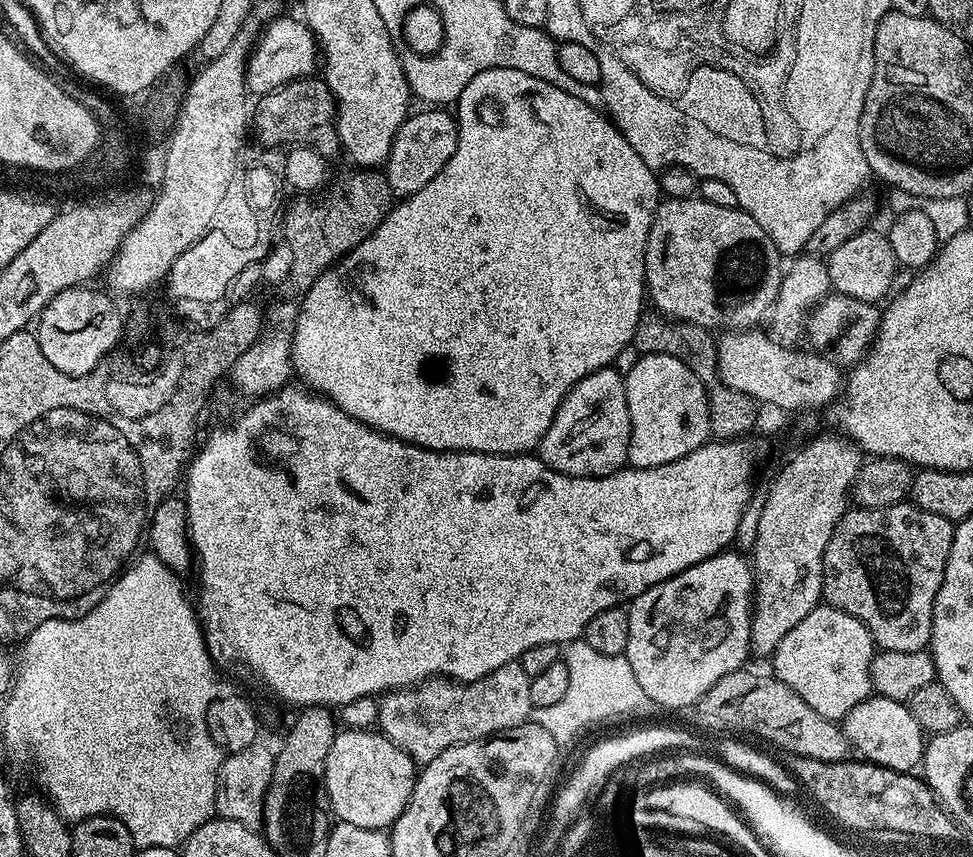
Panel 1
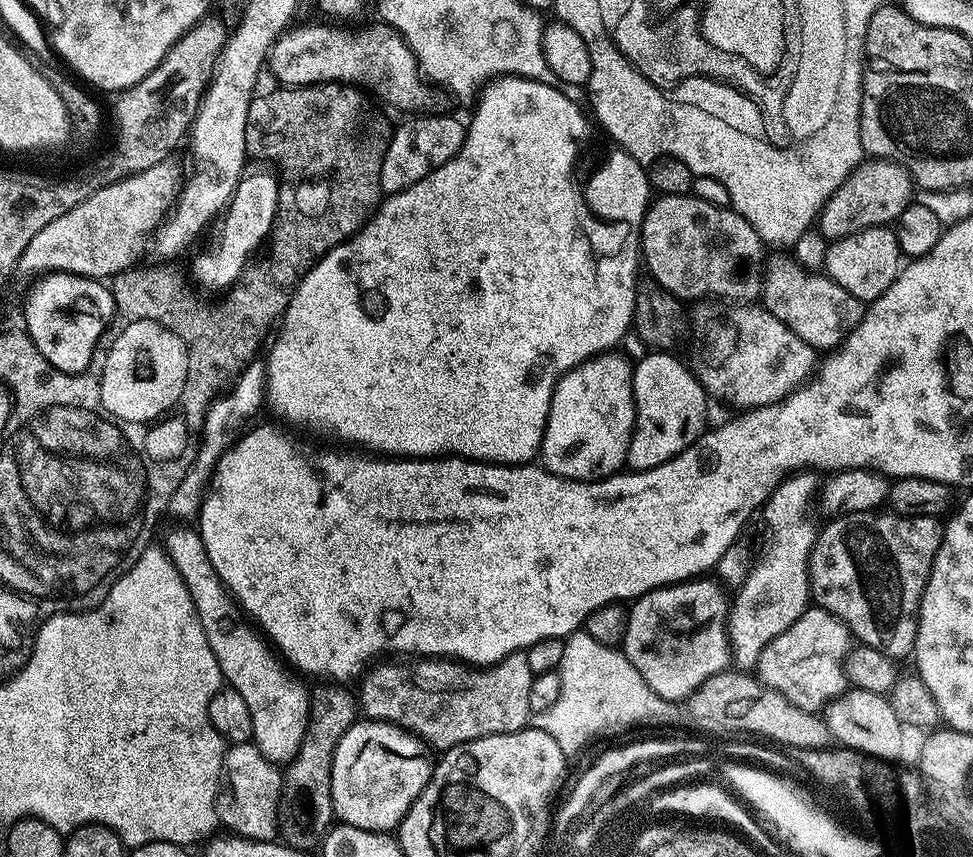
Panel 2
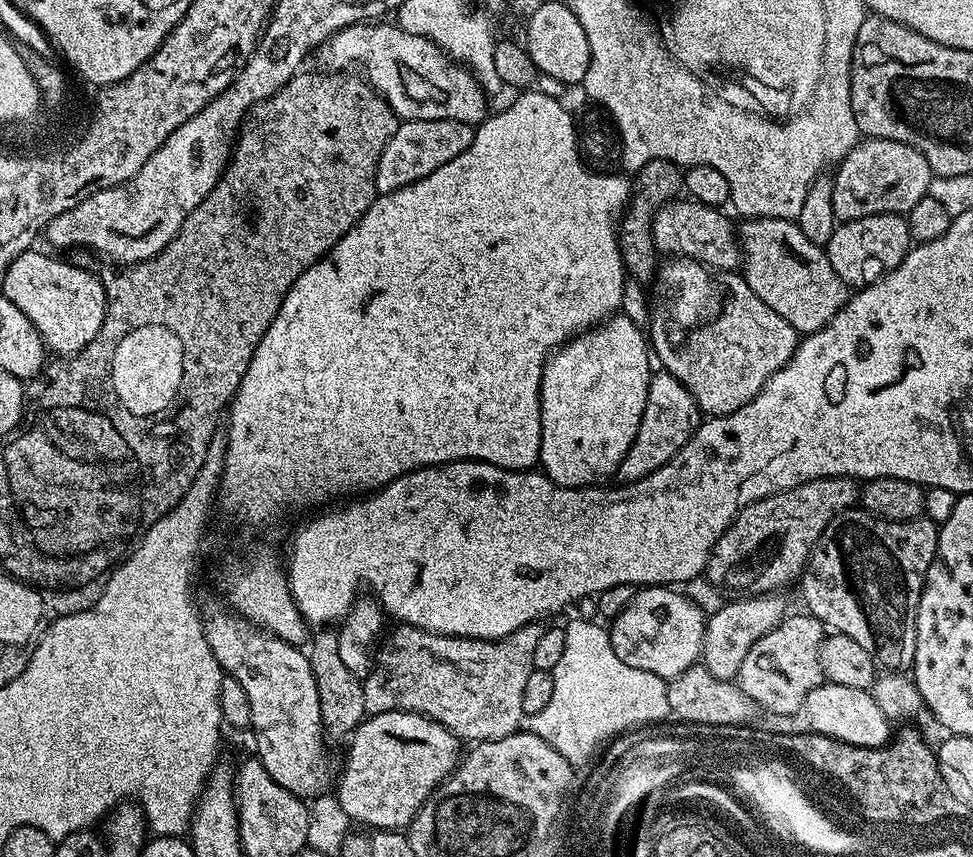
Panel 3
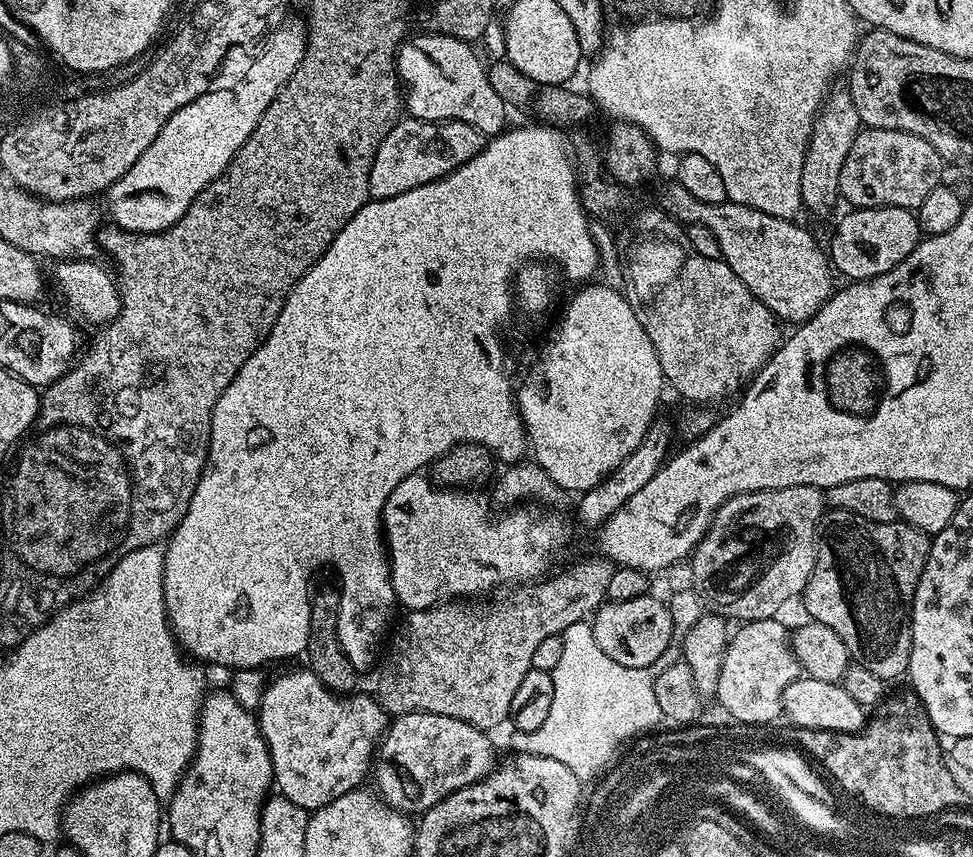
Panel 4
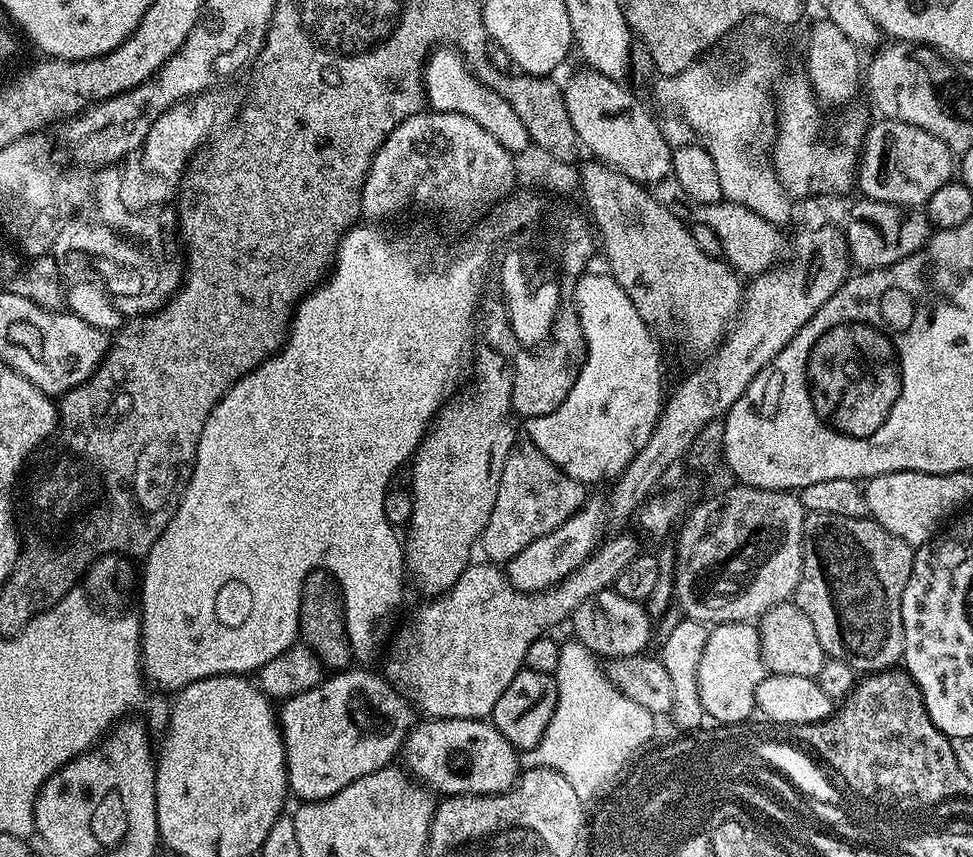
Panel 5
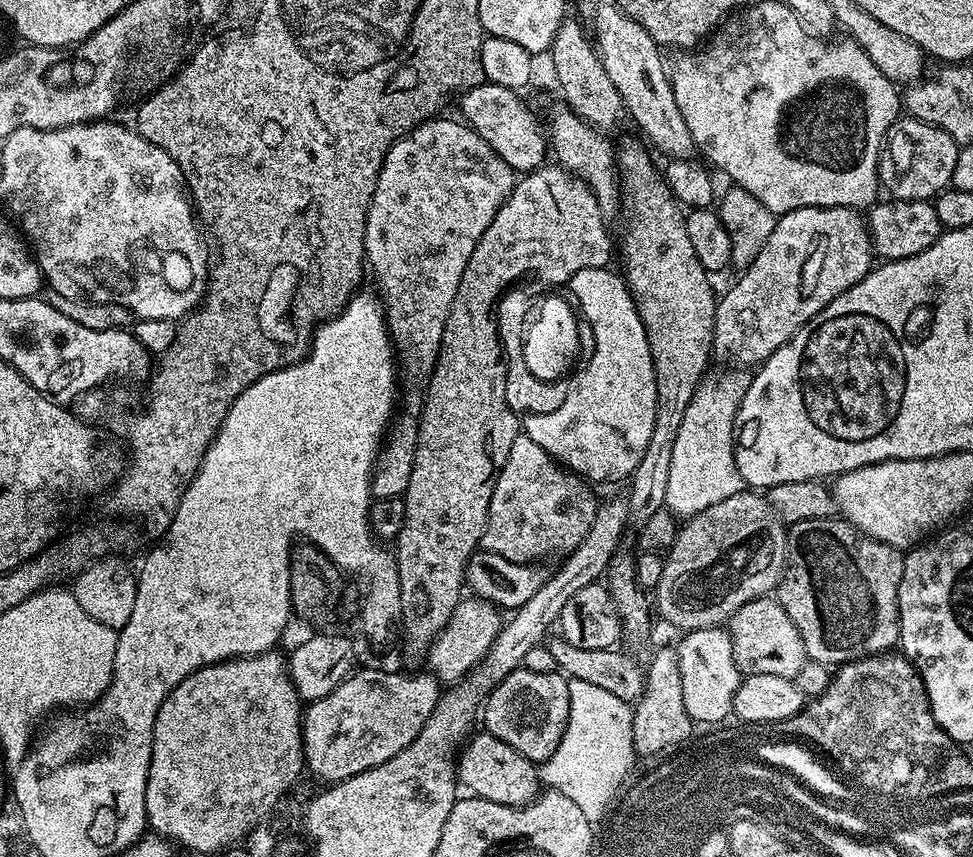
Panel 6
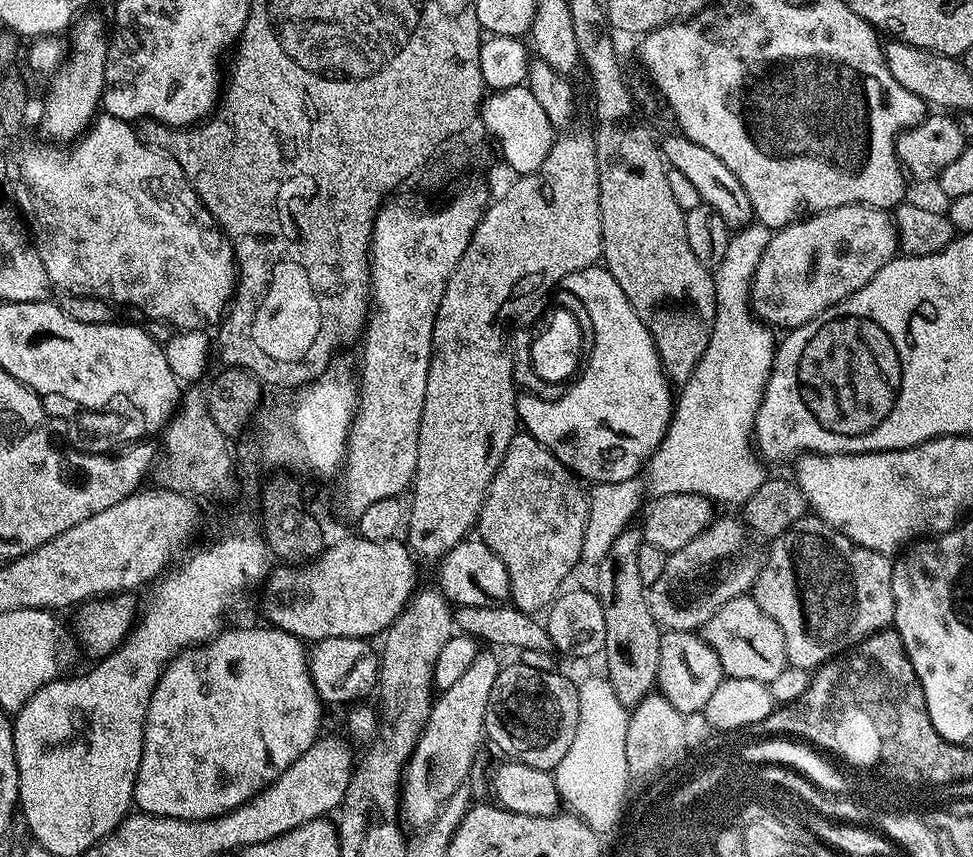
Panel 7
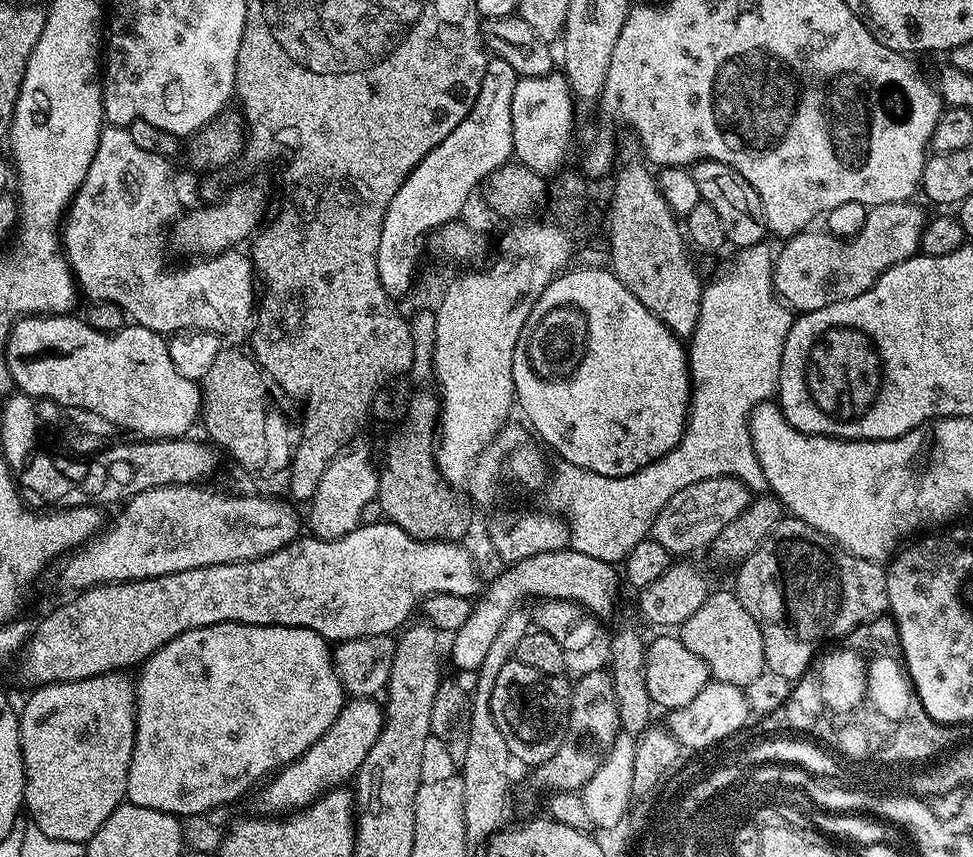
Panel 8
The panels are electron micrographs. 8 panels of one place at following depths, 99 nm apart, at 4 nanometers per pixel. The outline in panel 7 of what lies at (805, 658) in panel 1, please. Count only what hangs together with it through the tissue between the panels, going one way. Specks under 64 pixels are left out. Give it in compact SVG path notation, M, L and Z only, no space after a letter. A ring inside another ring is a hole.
M669 631L661 635L656 684L658 692L669 700L676 711L689 717L703 713L704 707L708 705L714 690L718 690L723 679L725 674L718 662L718 654L714 654L703 635L696 632Z

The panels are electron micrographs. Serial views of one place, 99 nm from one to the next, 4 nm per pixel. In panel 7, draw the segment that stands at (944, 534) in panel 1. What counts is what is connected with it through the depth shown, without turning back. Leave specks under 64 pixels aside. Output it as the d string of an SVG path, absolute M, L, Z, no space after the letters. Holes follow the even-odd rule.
M806 514L798 522L794 522L794 526L790 526L790 530L786 530L780 536L775 537L771 541L772 549L769 550L768 556L763 557L760 565L760 573L755 584L750 589L752 599L758 602L758 606L762 606L762 610L766 614L770 614L770 618L774 618L774 622L778 622L778 630L782 630L782 638L786 642L786 654L788 655L788 663L798 666L799 668L807 668L816 670L821 665L845 653L849 648L855 647L863 640L867 639L874 632L881 632L883 628L889 627L894 621L894 586L892 585L892 560L885 553L875 552L866 546L858 546L850 538L846 538L846 534L842 534L838 530L831 528L826 521L821 520L815 514Z

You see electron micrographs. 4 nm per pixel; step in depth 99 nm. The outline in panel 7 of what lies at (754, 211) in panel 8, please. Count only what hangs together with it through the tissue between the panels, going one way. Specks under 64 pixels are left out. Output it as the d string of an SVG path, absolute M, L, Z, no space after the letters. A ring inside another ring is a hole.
M679 134L668 136L664 141L661 139L658 145L667 167L678 170L684 177L690 178L690 182L694 182L694 187L698 189L701 201L718 210L718 214L722 214L729 229L739 230L744 225L753 223L754 213L750 206L750 198L746 198L742 182L734 178L734 174L728 169L726 162L722 162L722 158L710 154L706 146L698 146L698 142L690 142L690 138Z

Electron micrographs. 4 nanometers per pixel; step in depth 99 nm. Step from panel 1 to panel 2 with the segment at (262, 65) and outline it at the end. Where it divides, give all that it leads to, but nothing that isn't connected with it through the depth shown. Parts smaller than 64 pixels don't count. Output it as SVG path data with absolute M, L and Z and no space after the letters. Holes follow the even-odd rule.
M375 22L365 28L335 28L332 25L335 23L324 23L328 24L289 27L272 47L270 72L272 68L281 85L339 82L363 86L369 93L380 91L382 99L389 100L394 107L404 112L417 108L417 113L428 114L439 109L436 107L440 104L441 93L427 79L422 78L416 55L410 51L400 33L395 32L389 24Z

